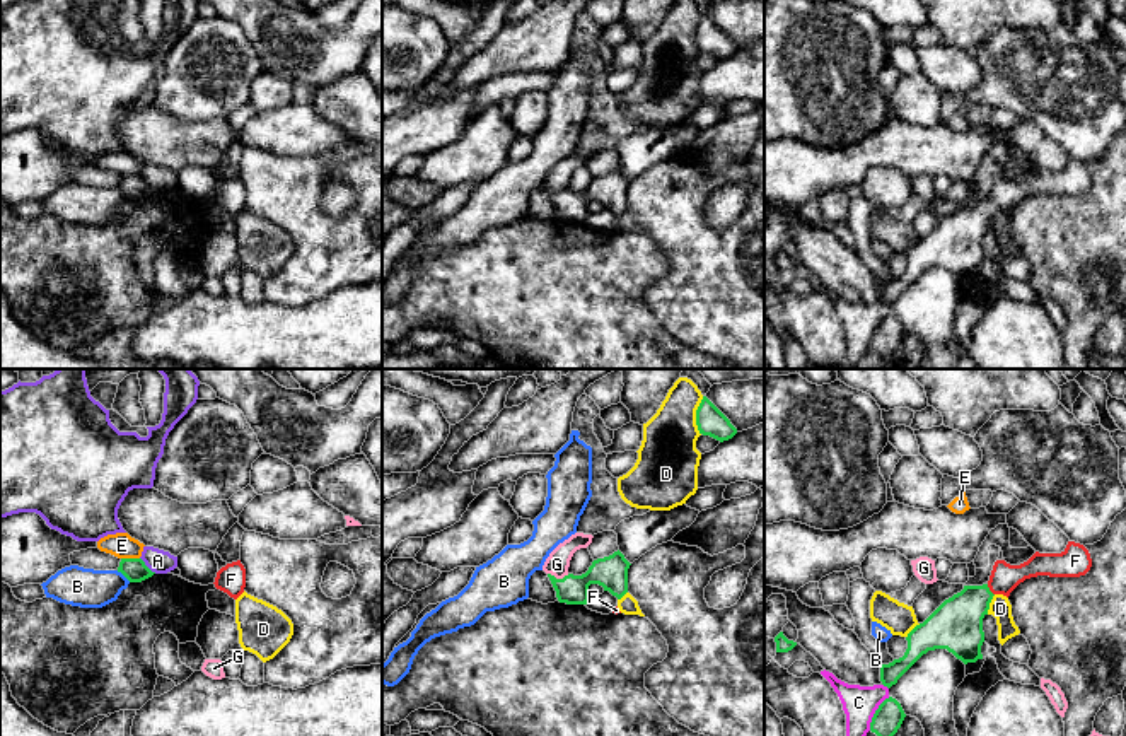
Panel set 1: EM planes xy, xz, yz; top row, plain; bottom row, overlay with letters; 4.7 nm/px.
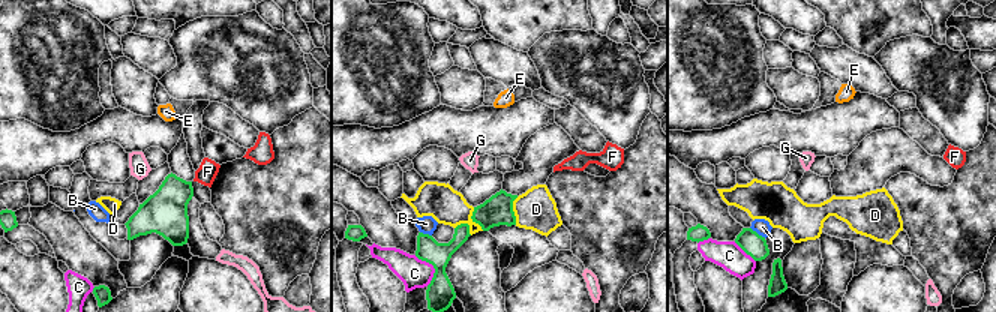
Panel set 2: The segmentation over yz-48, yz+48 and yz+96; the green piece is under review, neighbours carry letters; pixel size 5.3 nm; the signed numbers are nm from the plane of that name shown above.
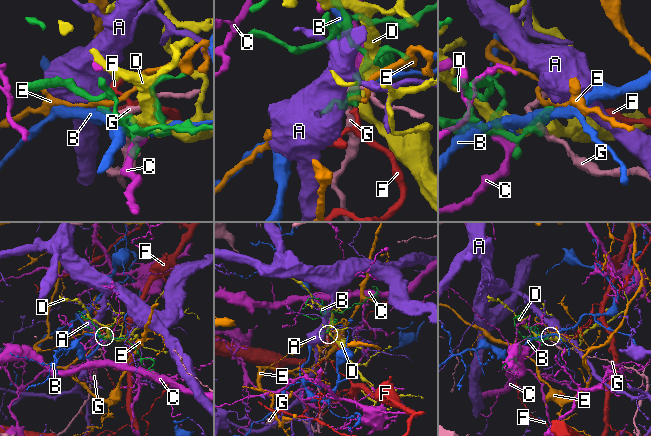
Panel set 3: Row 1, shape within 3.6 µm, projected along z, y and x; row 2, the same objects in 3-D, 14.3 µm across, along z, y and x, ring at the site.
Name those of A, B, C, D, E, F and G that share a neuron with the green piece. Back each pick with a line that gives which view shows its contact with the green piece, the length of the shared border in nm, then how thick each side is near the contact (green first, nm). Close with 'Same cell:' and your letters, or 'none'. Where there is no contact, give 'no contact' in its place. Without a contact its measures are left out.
F: contact in yz; length 70 nm; calibres 240 and 140 nm
Same cell: F

